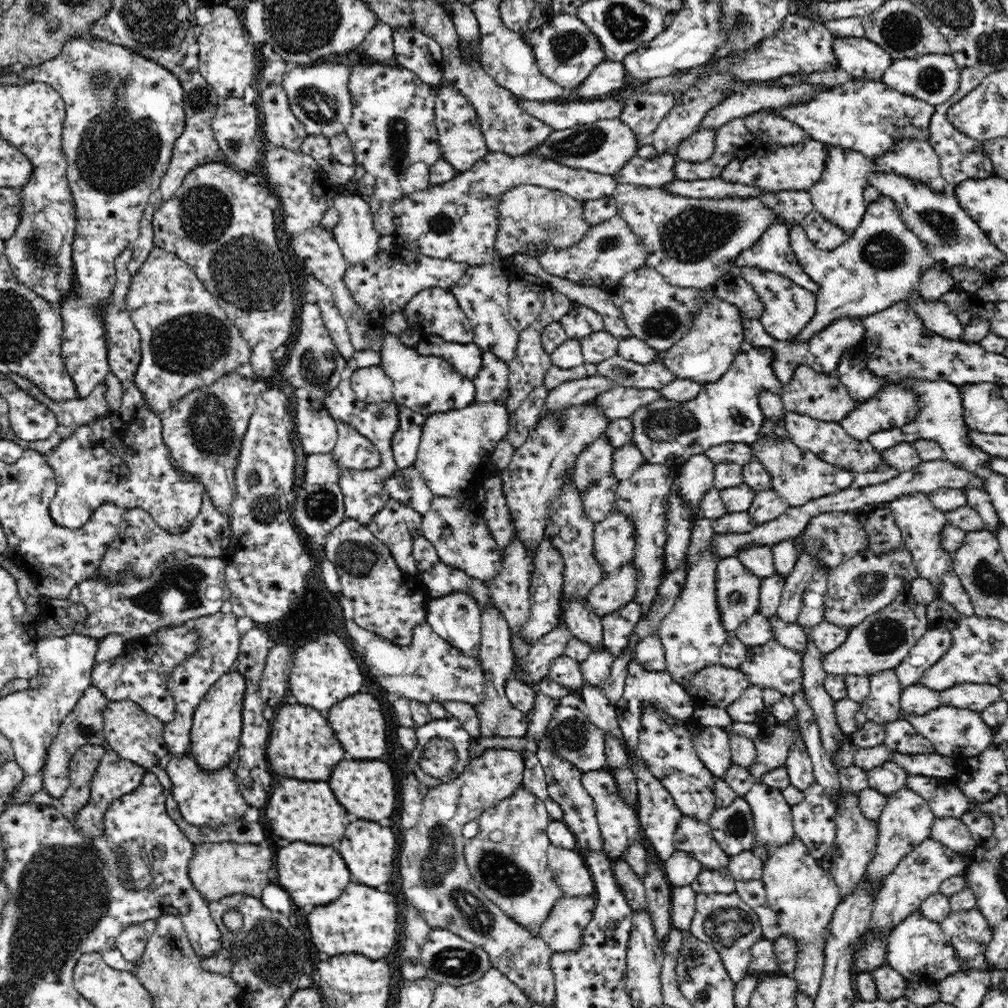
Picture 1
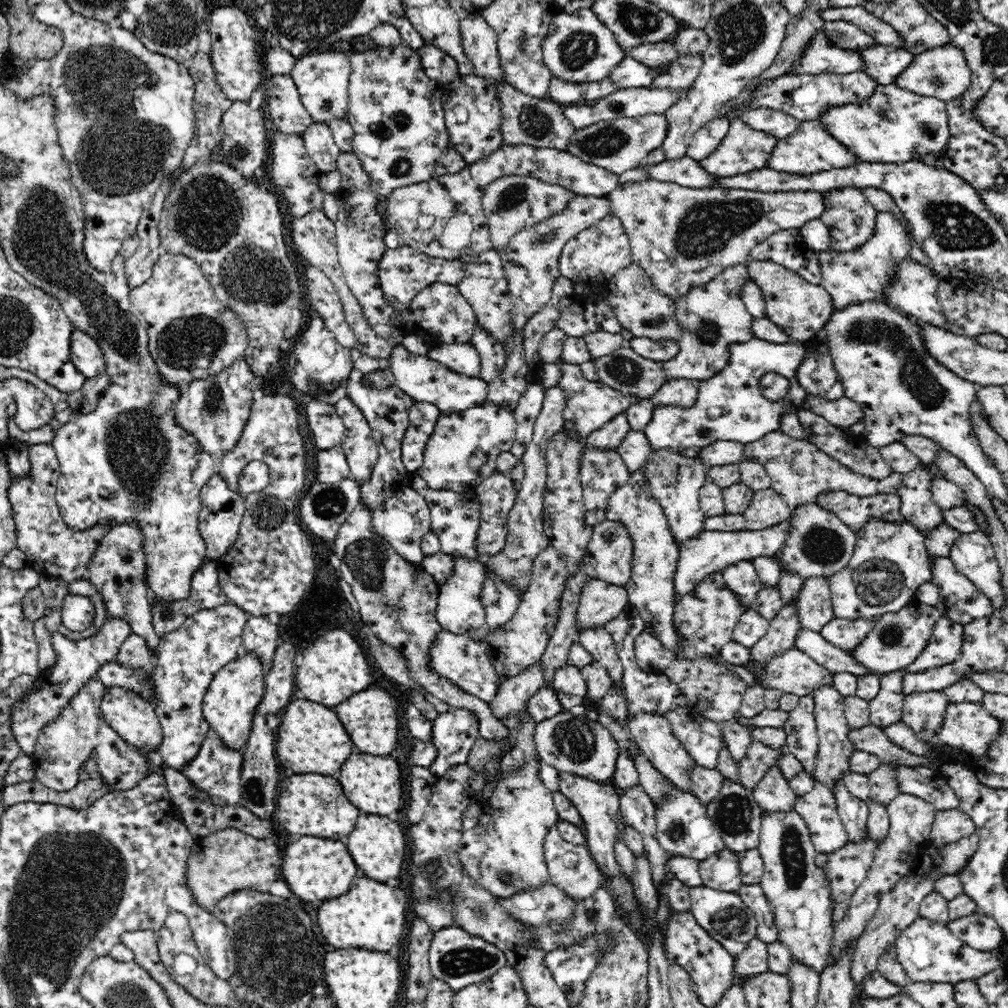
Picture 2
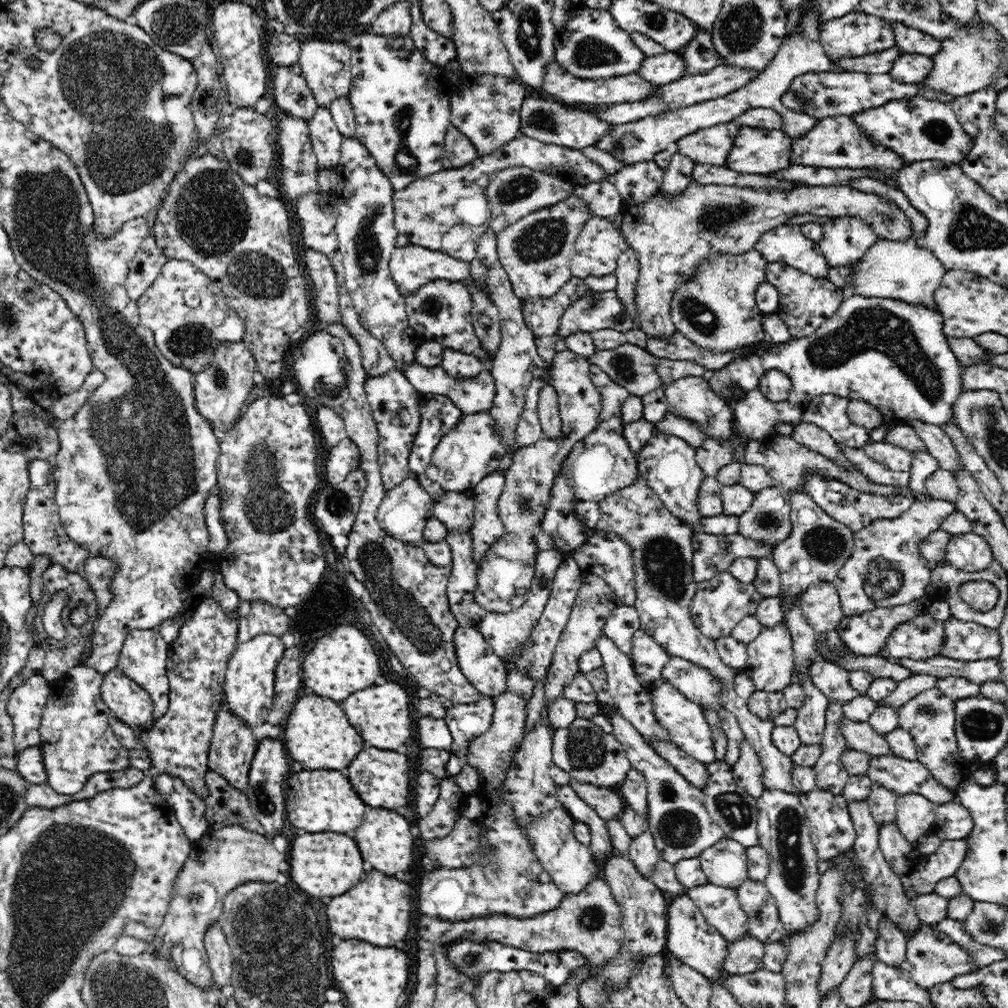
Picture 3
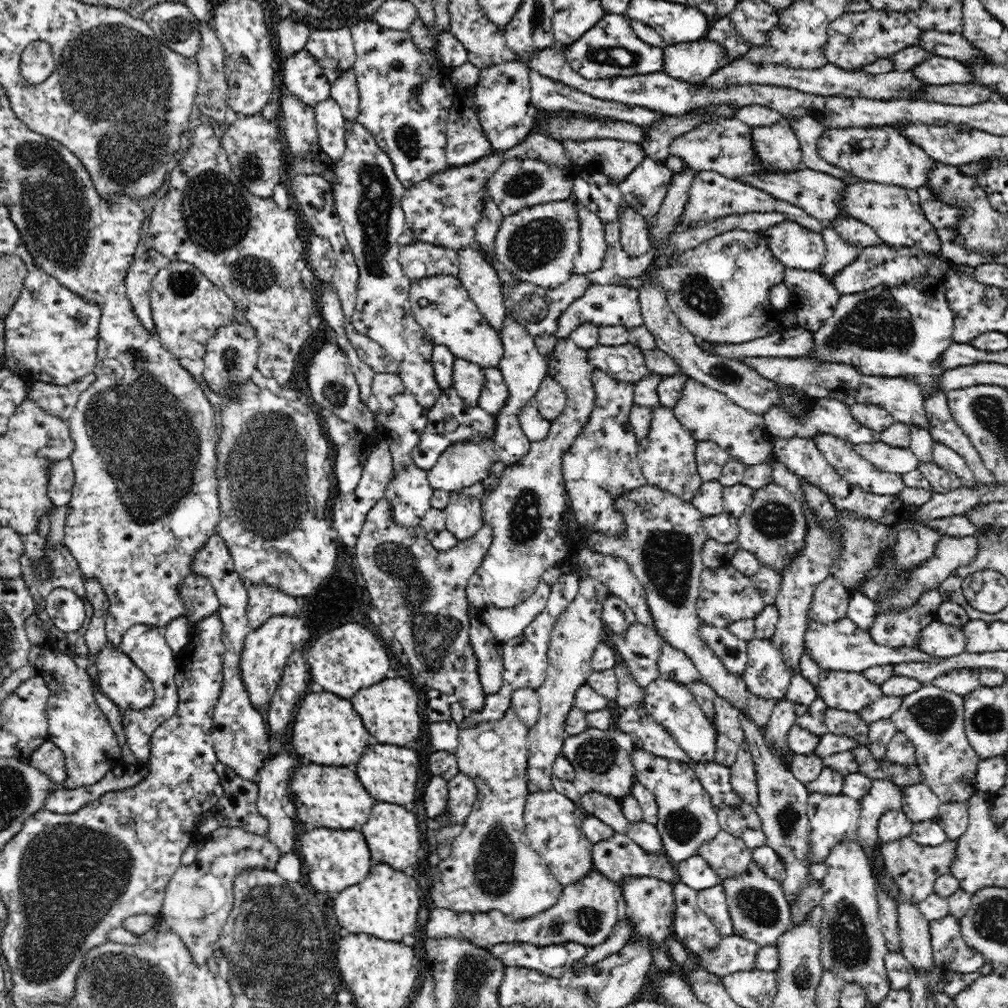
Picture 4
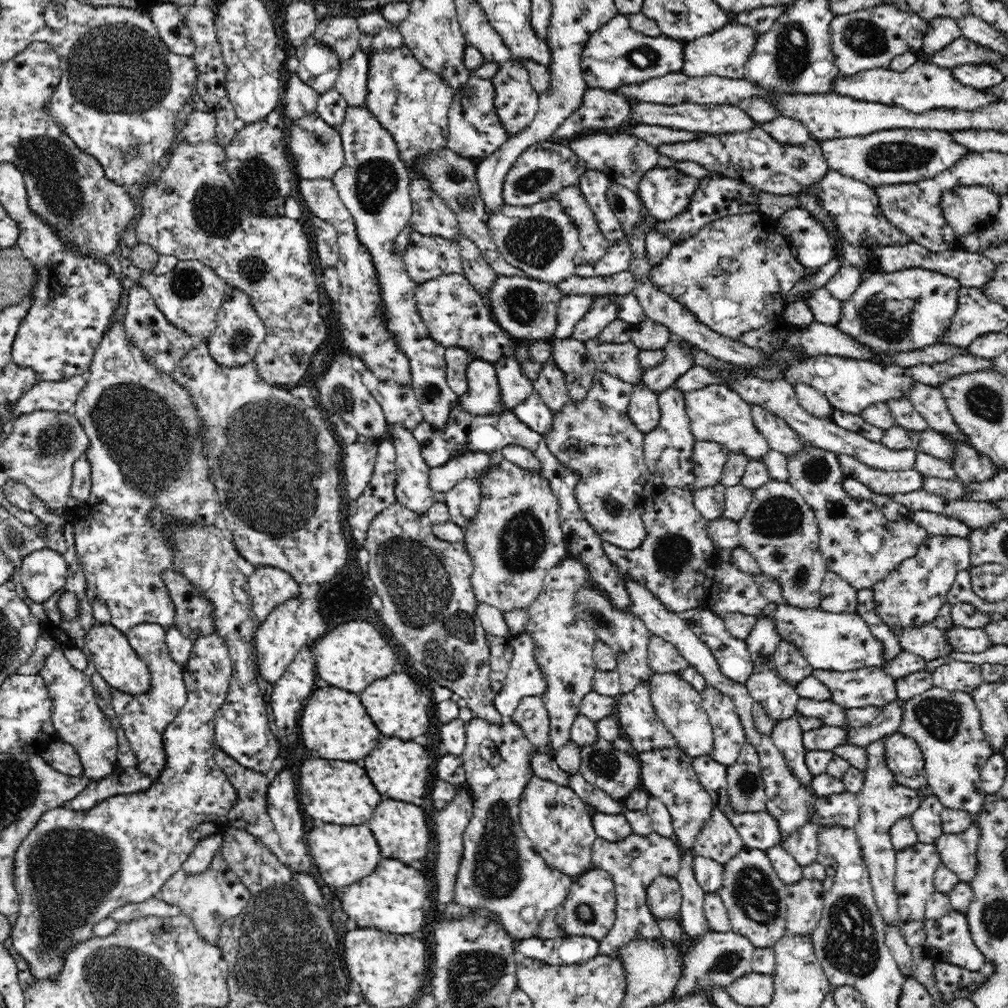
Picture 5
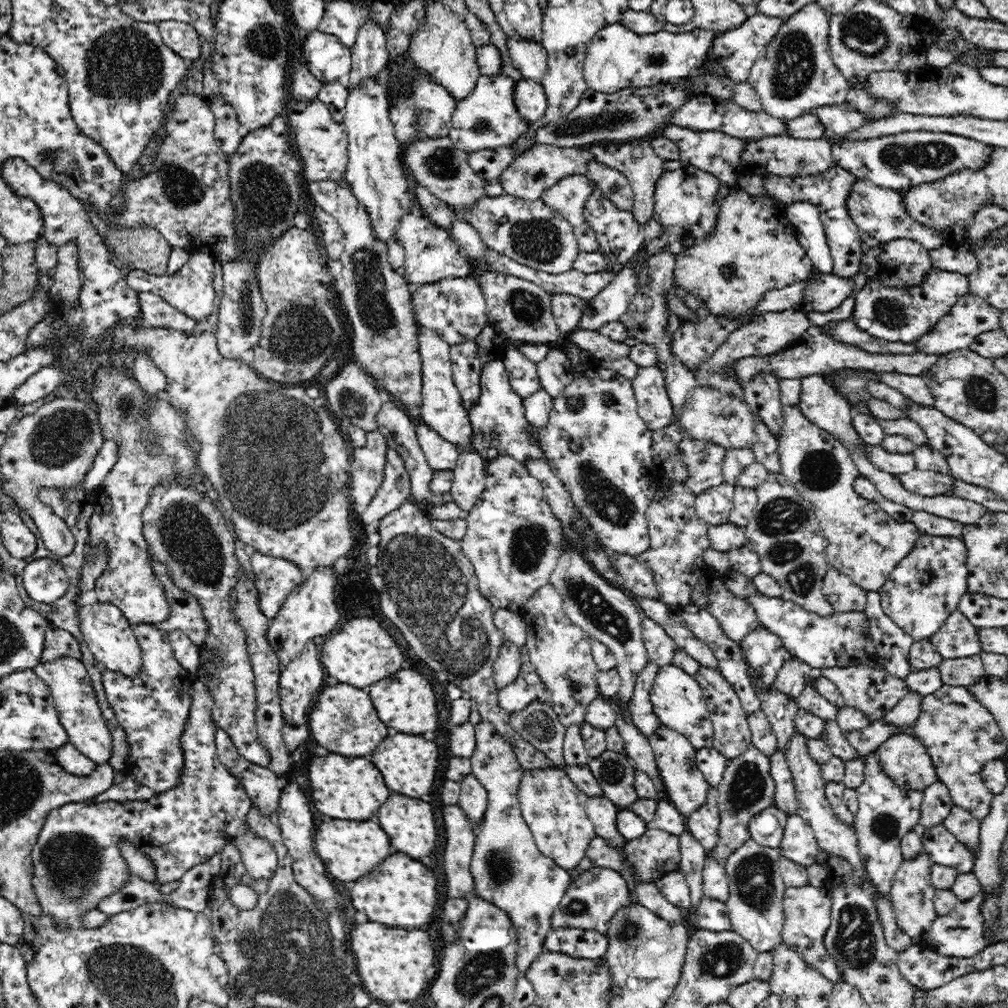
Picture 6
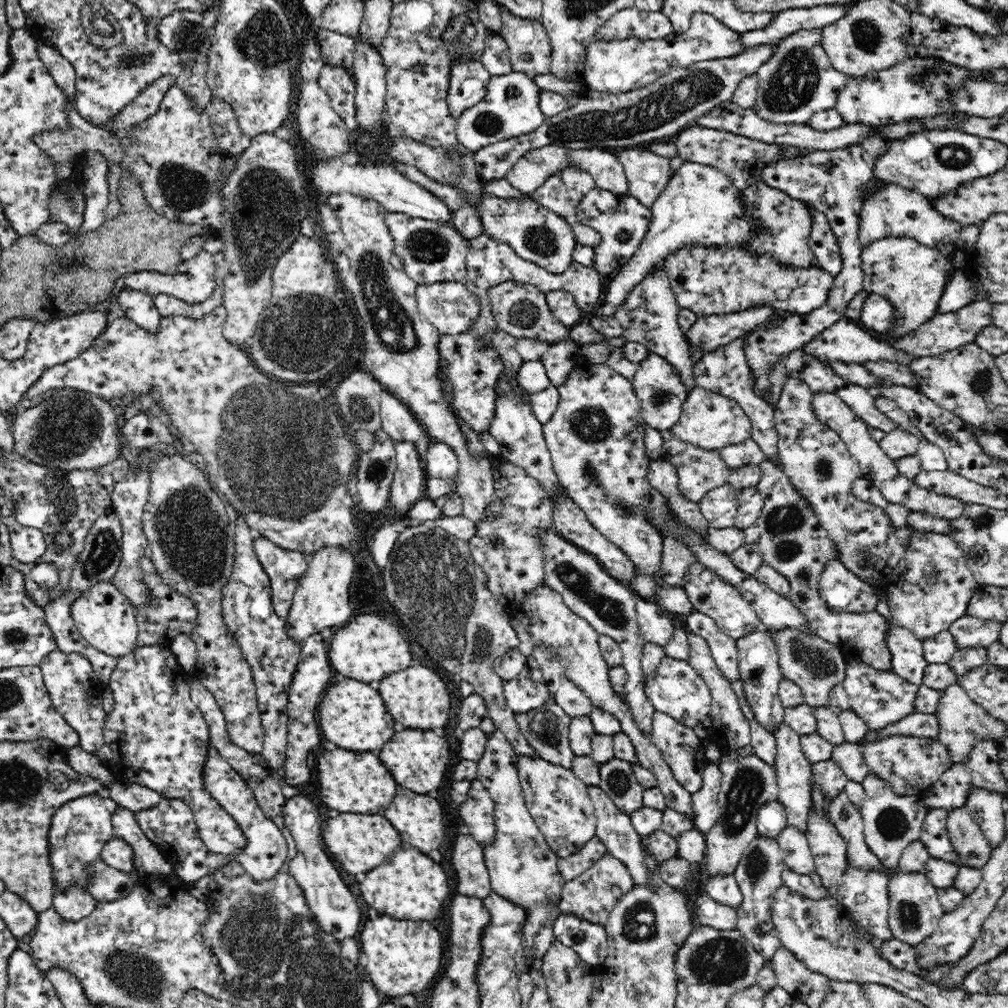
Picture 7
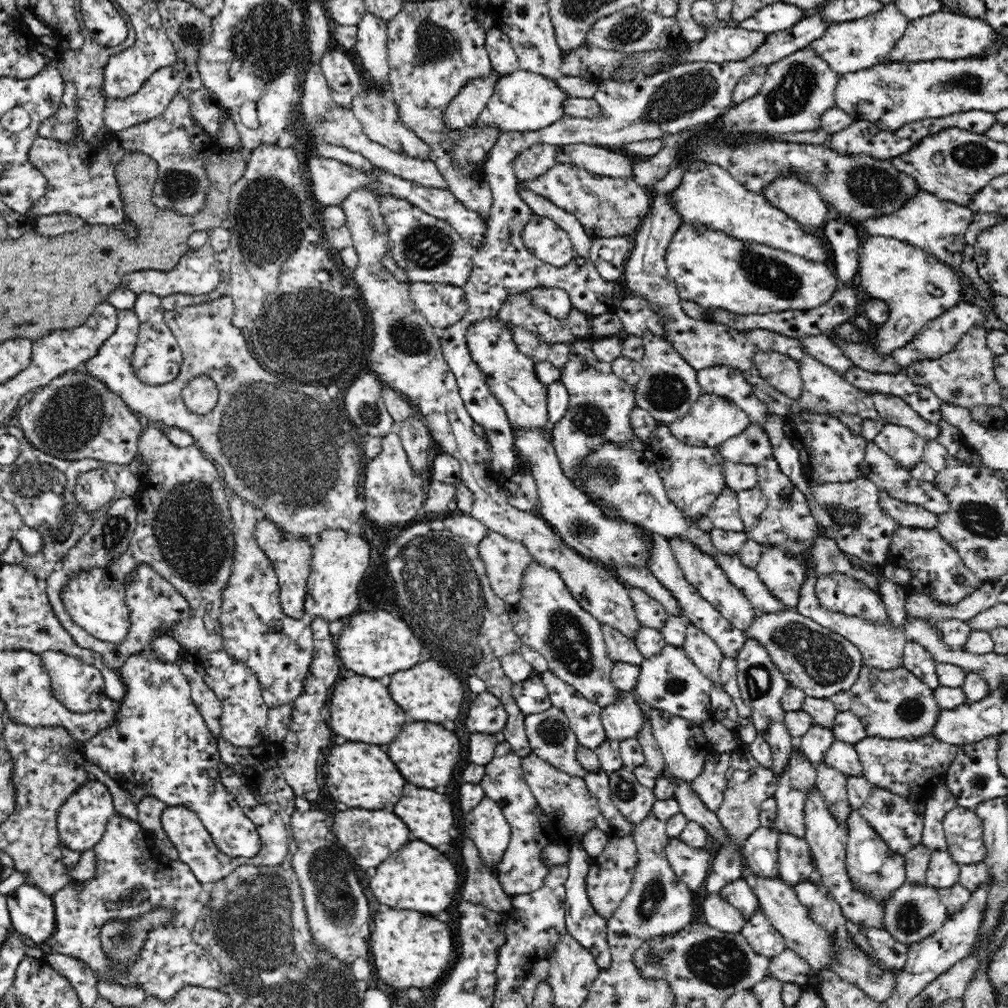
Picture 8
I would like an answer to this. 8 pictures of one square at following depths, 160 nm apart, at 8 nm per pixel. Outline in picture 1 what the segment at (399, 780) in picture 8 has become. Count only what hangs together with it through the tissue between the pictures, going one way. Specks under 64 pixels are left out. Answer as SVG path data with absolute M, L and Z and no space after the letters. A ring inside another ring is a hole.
M277 778L270 800L265 806L266 822L274 834L284 841L310 841L332 845L338 850L352 816L330 789L328 781L302 781L294 778Z

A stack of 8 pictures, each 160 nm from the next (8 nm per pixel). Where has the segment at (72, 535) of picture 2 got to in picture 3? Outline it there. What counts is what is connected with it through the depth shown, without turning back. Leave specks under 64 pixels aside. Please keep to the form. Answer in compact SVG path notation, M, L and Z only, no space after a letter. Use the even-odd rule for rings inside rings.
M50 481L47 485L31 488L24 504L24 538L26 546L32 554L46 554L51 564L59 564L66 572L81 572L85 560L88 558L86 550L79 544L71 542L62 521L59 519L59 508L55 501L56 483Z

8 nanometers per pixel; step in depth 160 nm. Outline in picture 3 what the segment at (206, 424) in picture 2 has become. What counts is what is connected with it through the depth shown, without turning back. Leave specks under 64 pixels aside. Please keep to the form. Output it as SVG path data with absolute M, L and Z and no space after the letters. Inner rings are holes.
M242 340L220 341L211 356L206 369L198 372L193 378L193 388L198 388L198 408L202 408L202 416L212 421L213 430L226 430L242 416L246 396L255 384L252 376L256 374L257 364L253 353L248 350Z

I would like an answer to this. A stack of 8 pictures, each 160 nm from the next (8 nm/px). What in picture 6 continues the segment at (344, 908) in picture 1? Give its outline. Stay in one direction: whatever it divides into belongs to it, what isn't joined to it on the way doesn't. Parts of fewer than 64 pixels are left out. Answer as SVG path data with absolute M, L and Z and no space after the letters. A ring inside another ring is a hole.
M404 852L391 853L370 872L354 881L350 890L353 907L366 912L368 921L382 922L391 927L419 929L432 918L436 902L436 876L418 858Z

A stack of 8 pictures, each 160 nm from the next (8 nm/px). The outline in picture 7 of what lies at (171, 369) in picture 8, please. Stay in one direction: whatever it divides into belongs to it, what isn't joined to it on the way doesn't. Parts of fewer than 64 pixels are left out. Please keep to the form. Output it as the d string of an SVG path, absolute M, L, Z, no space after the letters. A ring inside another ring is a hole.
M126 286L116 296L118 307L126 317L152 335L160 332L161 314L158 313L154 298L144 291L128 289Z

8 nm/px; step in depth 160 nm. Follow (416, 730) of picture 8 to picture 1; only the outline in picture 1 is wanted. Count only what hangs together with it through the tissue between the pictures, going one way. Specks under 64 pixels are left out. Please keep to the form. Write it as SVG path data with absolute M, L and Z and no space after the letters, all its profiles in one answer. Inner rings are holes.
M346 757L334 767L328 782L338 801L344 805L353 819L382 820L398 813L394 774L388 763L380 762L380 759L354 760Z

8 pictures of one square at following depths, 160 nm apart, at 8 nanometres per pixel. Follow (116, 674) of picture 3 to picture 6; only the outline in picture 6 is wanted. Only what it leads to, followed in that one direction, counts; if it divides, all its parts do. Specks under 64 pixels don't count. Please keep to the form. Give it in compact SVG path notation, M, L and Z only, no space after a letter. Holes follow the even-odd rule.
M97 601L94 604L79 607L77 618L84 643L100 665L104 665L106 670L122 672L127 676L136 676L140 672L142 658L137 635L125 617L125 613L113 601Z

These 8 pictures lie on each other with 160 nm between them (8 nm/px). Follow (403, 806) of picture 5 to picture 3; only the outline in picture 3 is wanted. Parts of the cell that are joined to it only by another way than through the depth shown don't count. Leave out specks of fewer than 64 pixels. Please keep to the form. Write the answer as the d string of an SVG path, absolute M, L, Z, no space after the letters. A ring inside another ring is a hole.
M367 807L362 824L352 833L367 868L378 869L390 876L401 876L412 864L414 838L408 820L393 809Z

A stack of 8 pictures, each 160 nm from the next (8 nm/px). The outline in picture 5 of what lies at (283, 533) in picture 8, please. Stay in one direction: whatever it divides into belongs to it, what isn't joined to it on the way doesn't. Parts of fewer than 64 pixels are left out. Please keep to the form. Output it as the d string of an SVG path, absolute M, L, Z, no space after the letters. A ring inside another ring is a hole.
M258 565L247 578L247 591L251 600L251 612L260 623L291 597L298 596L299 584L285 569L276 565Z

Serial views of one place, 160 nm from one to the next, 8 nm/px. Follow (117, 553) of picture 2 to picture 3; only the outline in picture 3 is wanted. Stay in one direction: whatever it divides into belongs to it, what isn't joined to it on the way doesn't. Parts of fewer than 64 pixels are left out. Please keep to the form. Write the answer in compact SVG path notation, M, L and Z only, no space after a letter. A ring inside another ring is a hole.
M88 557L82 568L83 577L91 584L90 588L96 595L98 601L99 612L102 612L105 608L108 608L108 604L111 602L111 592L108 585L110 584L111 574L114 568L109 559L106 558L93 558Z

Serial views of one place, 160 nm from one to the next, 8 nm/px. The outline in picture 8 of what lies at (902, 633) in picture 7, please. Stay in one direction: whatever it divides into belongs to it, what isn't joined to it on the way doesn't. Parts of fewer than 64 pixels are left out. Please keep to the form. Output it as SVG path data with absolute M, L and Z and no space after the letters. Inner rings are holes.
M908 641L903 650L903 668L910 670L920 681L929 688L936 690L940 686L936 668L938 662L916 642Z

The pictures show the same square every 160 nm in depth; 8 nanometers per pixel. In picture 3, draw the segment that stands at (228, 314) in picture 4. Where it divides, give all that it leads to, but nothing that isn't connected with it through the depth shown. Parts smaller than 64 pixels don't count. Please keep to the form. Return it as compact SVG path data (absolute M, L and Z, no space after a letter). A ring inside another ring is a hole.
M168 259L162 266L158 278L146 289L146 292L142 293L135 304L138 306L141 323L153 332L155 343L162 356L196 375L210 364L215 346L220 341L242 340L244 336L244 321L233 312L227 302L223 290L190 261Z

